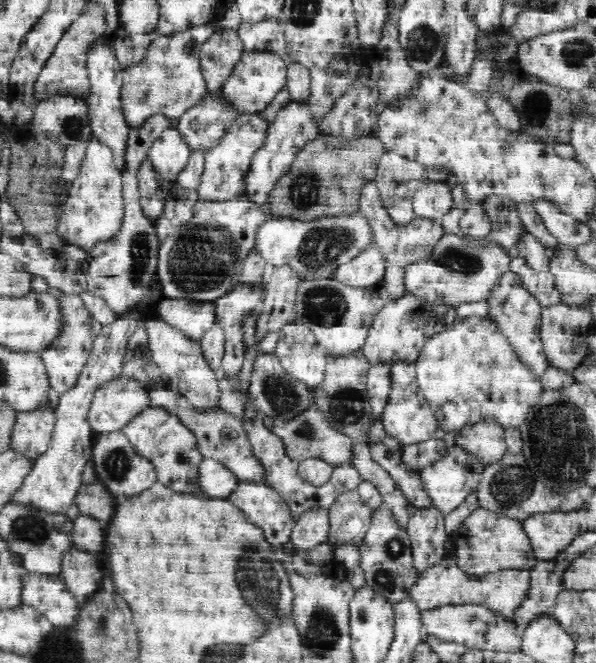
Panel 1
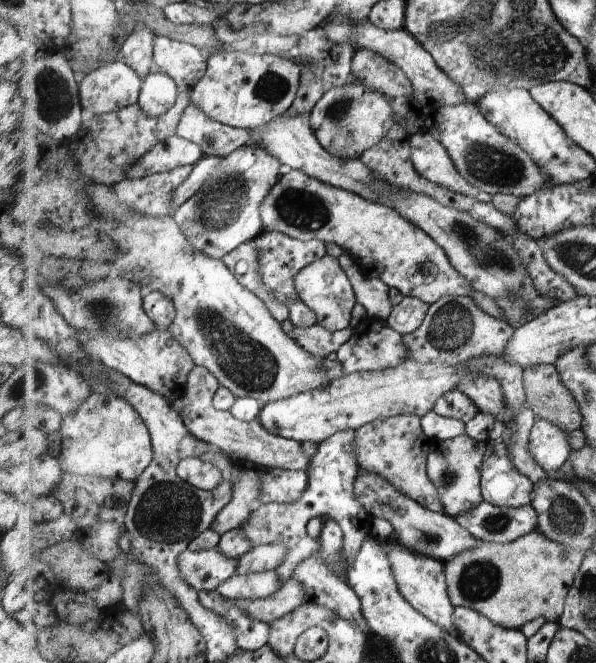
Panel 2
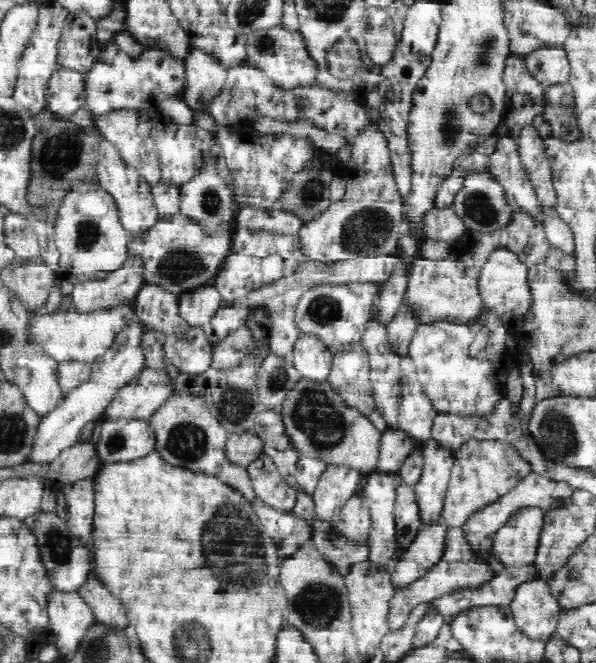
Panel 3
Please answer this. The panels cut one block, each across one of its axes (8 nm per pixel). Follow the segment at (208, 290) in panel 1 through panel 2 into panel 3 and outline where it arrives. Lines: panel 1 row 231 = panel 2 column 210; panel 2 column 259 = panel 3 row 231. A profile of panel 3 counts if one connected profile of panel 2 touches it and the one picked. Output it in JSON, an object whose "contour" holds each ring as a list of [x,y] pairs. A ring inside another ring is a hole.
{"contour":[[[181,213],[169,219],[161,219],[142,235],[128,242],[128,253],[144,257],[144,277],[147,284],[164,288],[174,295],[194,292],[200,287],[210,287],[232,254],[232,242],[236,234],[236,222],[220,222],[216,229],[204,229],[204,225]]]}

